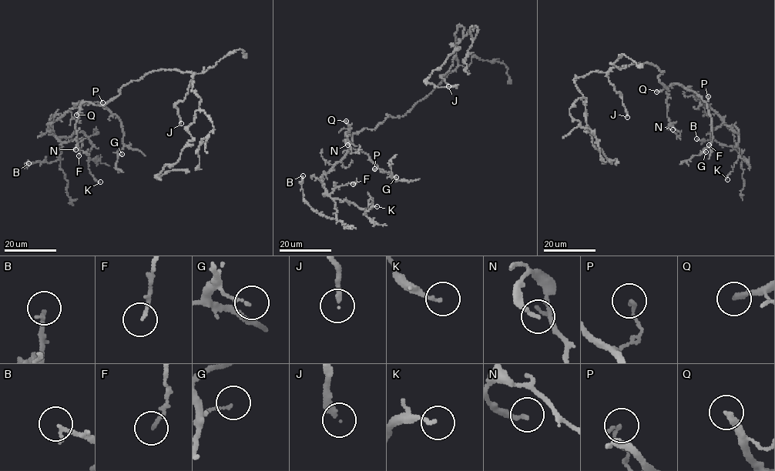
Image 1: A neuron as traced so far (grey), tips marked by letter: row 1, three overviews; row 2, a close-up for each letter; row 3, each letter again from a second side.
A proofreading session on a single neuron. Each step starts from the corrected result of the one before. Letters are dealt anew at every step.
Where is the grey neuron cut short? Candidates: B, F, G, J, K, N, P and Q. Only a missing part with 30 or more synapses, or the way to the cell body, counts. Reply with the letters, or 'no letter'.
J, Q

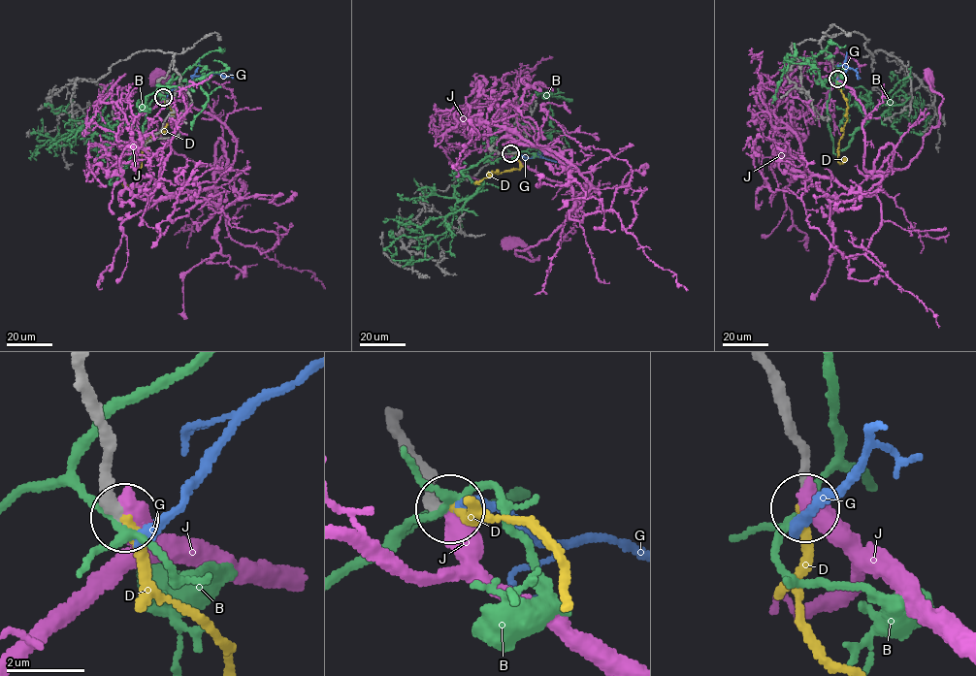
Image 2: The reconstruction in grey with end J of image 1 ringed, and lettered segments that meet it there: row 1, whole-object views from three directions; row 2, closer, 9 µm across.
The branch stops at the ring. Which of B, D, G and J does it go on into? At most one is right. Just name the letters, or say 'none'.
D

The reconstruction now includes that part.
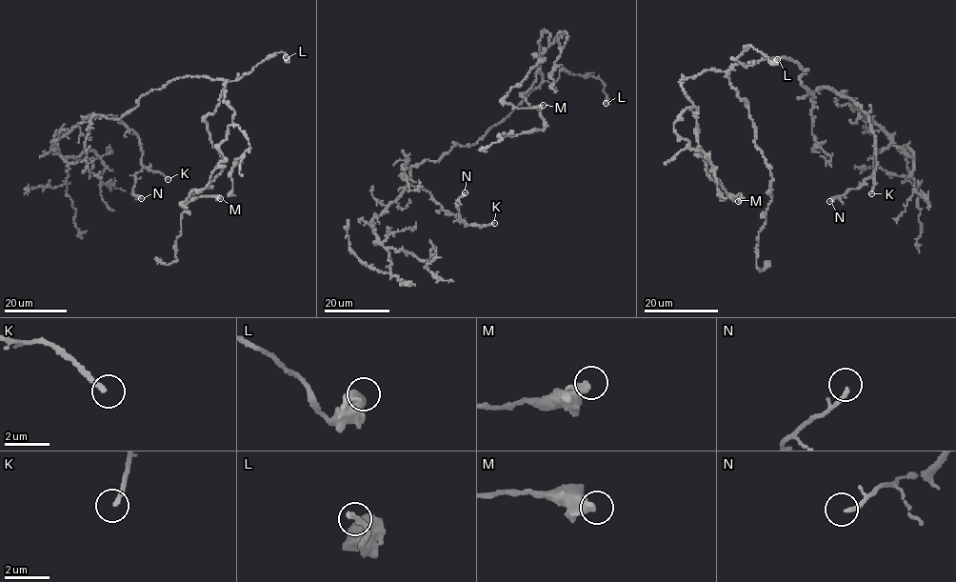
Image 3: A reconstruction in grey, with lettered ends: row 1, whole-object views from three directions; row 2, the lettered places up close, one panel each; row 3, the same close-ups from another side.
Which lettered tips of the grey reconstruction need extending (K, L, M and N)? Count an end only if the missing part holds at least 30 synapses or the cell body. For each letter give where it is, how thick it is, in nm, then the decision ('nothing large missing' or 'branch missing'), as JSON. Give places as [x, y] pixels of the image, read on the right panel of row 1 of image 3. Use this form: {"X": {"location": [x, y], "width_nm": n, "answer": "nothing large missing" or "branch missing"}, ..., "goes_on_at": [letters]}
{"K": {"location": [871, 193], "width_nm": 180, "answer": "nothing large missing"}, "L": {"location": [777, 59], "width_nm": 700, "answer": "nothing large missing"}, "M": {"location": [738, 201], "width_nm": 440, "answer": "nothing large missing"}, "N": {"location": [829, 201], "width_nm": 170, "answer": "nothing large missing"}, "goes_on_at": []}

